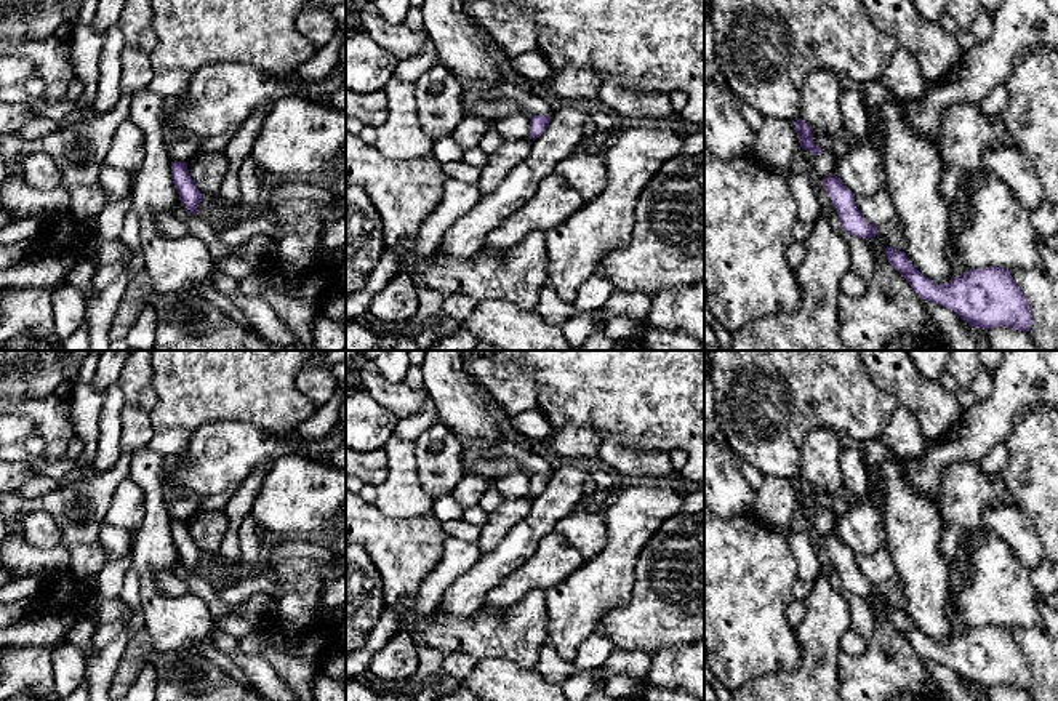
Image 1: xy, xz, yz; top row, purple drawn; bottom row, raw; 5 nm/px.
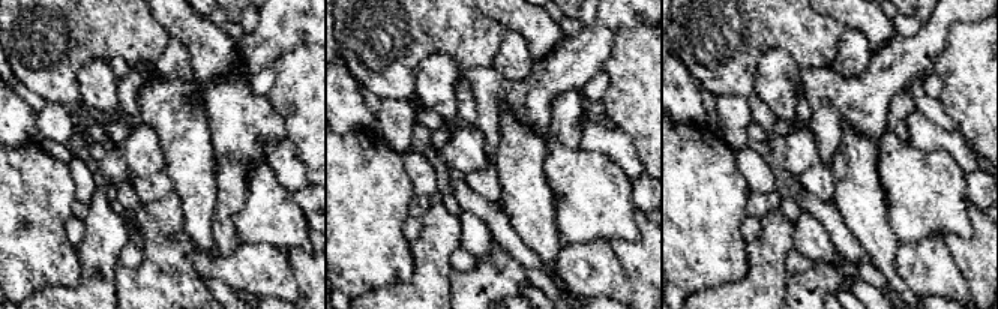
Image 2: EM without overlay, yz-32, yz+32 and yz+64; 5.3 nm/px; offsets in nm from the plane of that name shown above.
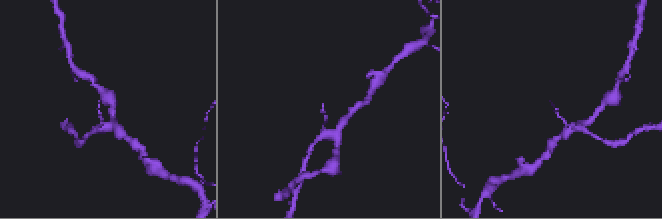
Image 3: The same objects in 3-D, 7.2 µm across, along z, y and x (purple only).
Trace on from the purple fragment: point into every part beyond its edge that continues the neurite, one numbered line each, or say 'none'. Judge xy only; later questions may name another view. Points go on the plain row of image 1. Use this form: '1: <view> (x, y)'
none

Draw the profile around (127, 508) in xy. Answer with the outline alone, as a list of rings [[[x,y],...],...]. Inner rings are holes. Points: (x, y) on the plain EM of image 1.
[[[130,477],[118,482],[110,506],[106,512],[106,523],[134,533],[144,517],[144,491]]]

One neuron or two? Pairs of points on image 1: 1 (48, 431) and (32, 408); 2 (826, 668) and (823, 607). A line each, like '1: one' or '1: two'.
1: one
2: one

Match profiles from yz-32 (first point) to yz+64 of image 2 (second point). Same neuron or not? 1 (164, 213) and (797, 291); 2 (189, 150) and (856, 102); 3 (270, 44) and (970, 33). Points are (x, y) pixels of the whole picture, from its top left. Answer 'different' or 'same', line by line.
1: same
2: different
3: different

